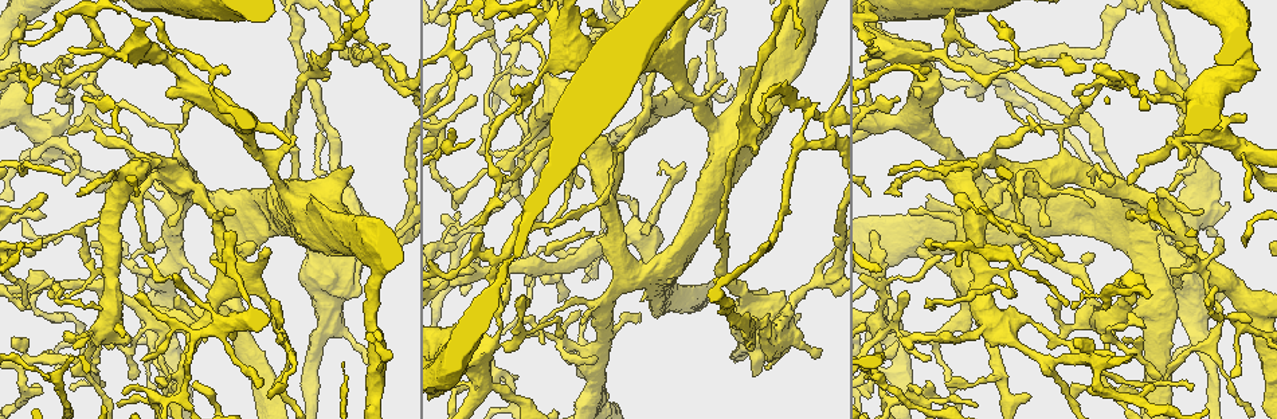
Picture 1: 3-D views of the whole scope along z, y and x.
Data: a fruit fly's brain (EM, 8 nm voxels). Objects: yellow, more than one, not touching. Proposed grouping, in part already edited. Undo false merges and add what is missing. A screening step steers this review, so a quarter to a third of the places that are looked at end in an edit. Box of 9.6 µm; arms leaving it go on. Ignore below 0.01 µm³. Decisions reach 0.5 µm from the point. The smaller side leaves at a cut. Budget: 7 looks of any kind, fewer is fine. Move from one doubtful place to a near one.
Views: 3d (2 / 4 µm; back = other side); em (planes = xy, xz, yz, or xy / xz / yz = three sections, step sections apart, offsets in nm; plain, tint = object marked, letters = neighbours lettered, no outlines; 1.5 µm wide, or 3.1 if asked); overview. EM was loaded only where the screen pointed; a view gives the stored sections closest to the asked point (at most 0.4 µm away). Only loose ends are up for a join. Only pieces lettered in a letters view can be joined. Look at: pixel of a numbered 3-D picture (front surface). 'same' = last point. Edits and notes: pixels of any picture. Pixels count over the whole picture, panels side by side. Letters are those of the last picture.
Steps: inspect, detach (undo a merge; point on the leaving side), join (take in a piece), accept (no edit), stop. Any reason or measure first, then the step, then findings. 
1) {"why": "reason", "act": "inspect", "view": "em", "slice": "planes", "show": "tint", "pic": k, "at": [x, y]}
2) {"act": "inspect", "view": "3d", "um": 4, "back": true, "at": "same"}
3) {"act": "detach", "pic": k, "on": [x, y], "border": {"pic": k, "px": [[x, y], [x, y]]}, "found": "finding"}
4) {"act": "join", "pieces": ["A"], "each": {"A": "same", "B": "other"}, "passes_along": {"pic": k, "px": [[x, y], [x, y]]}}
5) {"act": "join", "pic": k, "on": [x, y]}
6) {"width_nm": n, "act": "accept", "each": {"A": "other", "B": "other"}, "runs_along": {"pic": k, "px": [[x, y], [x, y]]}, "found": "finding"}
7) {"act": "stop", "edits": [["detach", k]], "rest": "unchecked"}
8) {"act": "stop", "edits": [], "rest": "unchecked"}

{"why": "three arms meet", "act": "inspect", "view": "3d", "um": 4, "back": true, "pic": 1, "at": [1106, 386]}

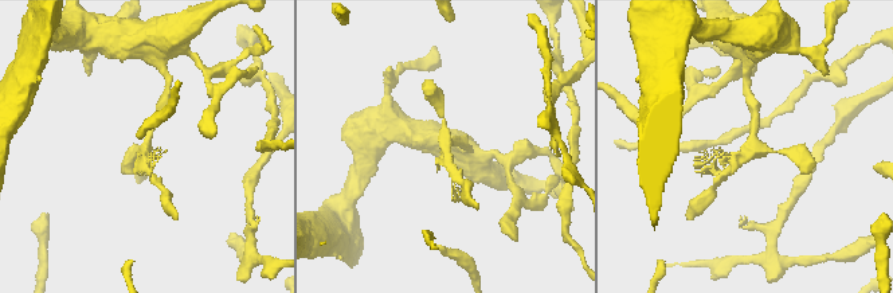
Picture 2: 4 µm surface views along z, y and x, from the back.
{"why": "shape alone is not enough", "act": "inspect", "view": "em", "slice": "xz", "step": 4, "show": "tint", "pic": 2, "at": [143, 151]}

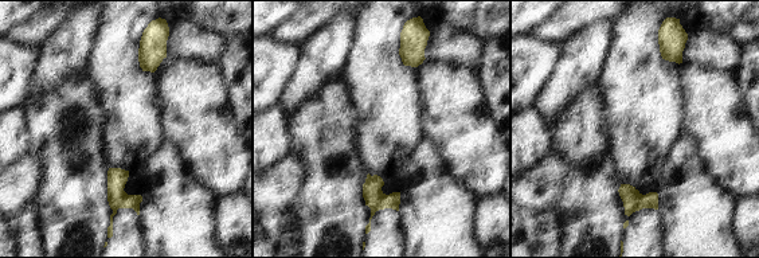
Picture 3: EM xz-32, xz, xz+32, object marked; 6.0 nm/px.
{"why": "cut it another way", "act": "inspect", "view": "em", "slice": "planes", "show": "letters", "at": "same"}

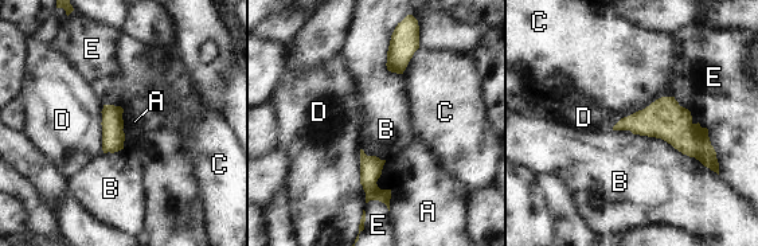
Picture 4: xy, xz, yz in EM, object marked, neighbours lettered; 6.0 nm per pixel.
{"width_nm": 220, "act": "accept", "each": {"A": "other", "B": "other", "C": "other", "D": "other", "E": "other"}, "border": {"pic": 4, "px": [[674, 96], [661, 96], [620, 120]]}, "found": "all the same neuron"}

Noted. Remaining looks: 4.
{"act": "inspect", "view": "3d", "um": 4, "pic": 1, "at": [71, 386]}

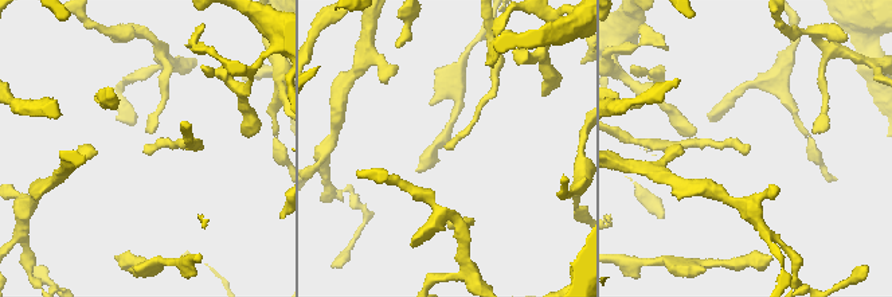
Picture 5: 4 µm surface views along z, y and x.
{"why": "shape alone is not enough", "act": "inspect", "view": "em", "slice": "xy", "step": 4, "show": "tint", "pic": 5, "at": [445, 148]}

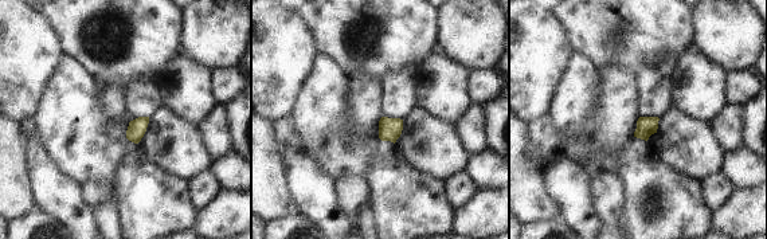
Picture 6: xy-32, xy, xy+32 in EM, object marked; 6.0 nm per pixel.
{"act": "inspect", "view": "em", "slice": "xy", "step": 4, "show": "letters", "at": "same"}

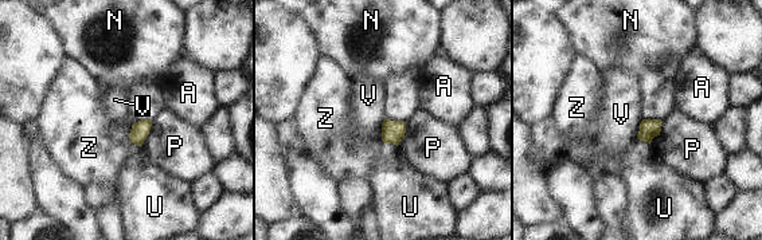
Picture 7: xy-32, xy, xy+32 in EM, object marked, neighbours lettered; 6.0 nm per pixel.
{"act": "accept", "each": {"A": "other", "N": "other", "P": "other", "U": "other", "V": "other", "Z": "other"}, "border": {"pic": 7, "px": [[385, 120], [380, 125]]}, "found": "no lettered piece goes on from it"}

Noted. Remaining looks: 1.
{"act": "stop", "edits": [], "rest": "unchecked"}

